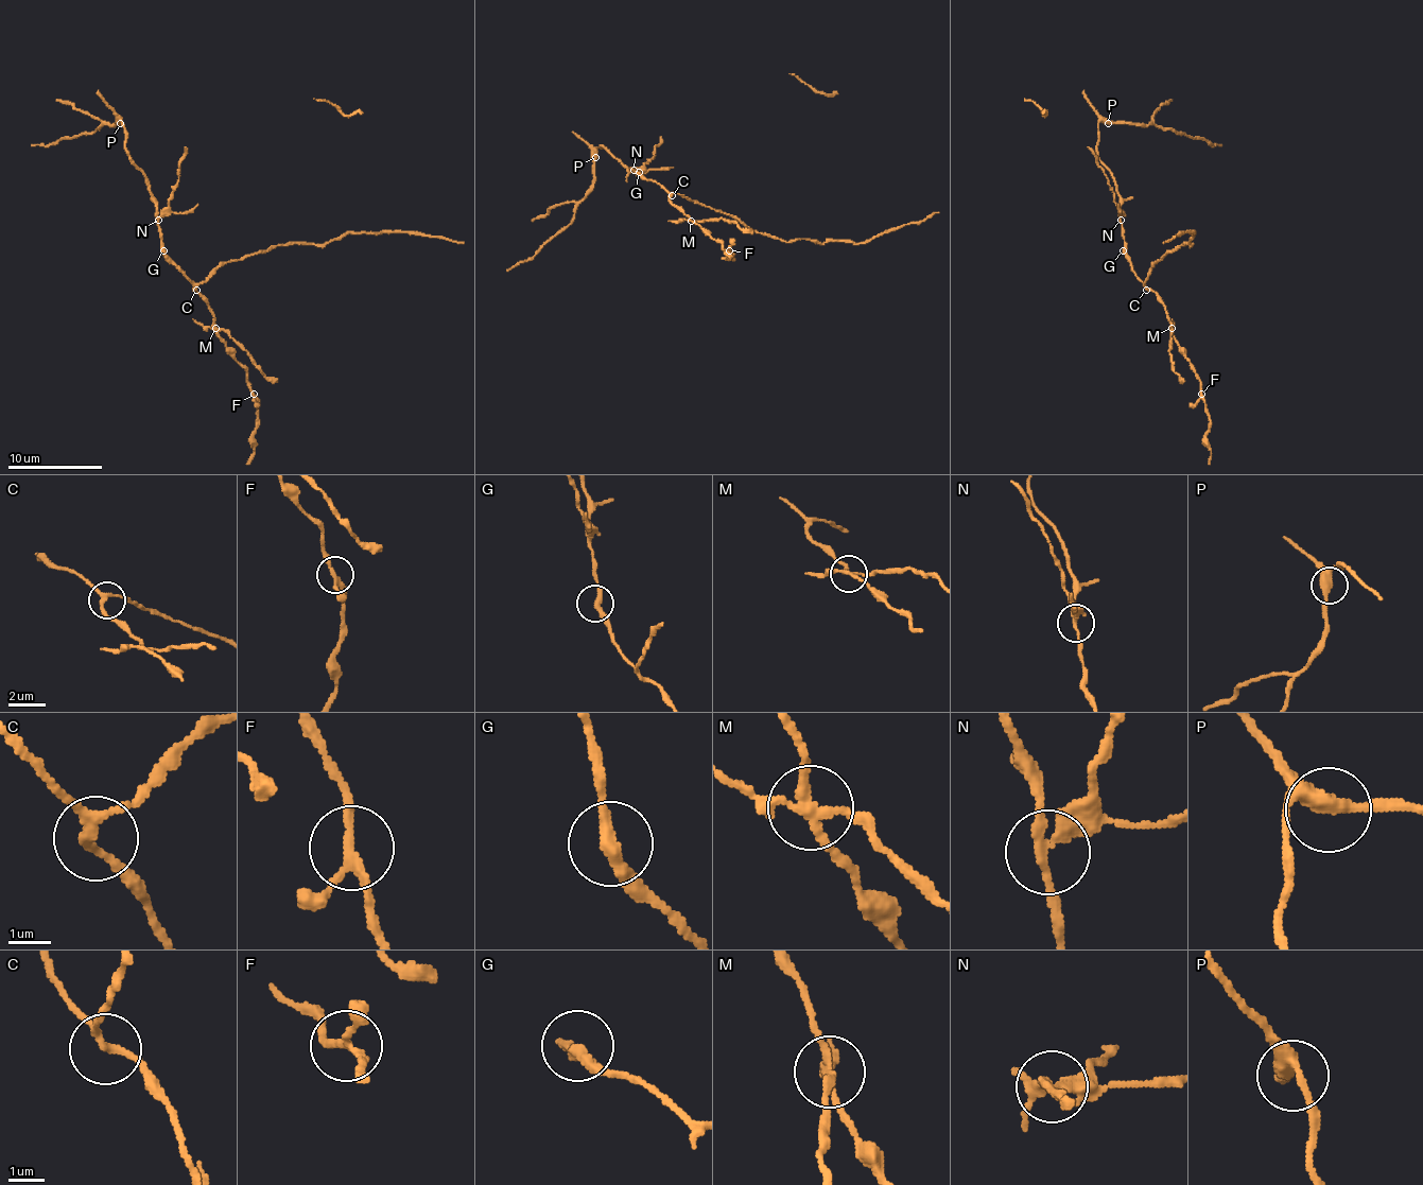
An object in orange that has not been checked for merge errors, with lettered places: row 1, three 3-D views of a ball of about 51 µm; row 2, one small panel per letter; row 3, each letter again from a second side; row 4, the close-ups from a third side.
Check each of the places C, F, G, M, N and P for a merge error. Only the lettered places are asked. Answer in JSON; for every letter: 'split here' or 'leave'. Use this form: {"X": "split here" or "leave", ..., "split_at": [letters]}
{"C": "leave", "F": "leave", "G": "leave", "M": "split here", "N": "split here", "P": "leave", "split_at": ["M", "N"]}

